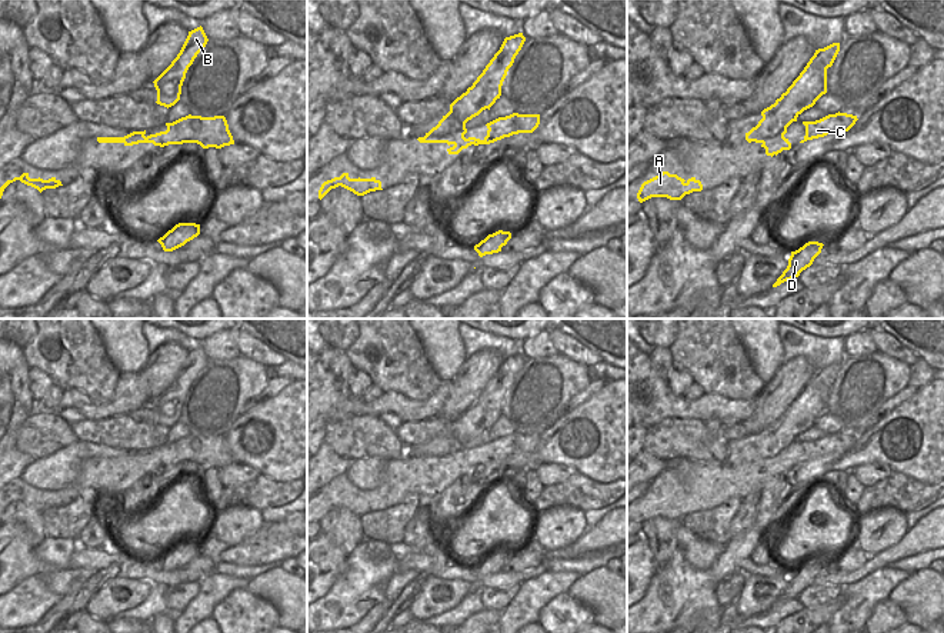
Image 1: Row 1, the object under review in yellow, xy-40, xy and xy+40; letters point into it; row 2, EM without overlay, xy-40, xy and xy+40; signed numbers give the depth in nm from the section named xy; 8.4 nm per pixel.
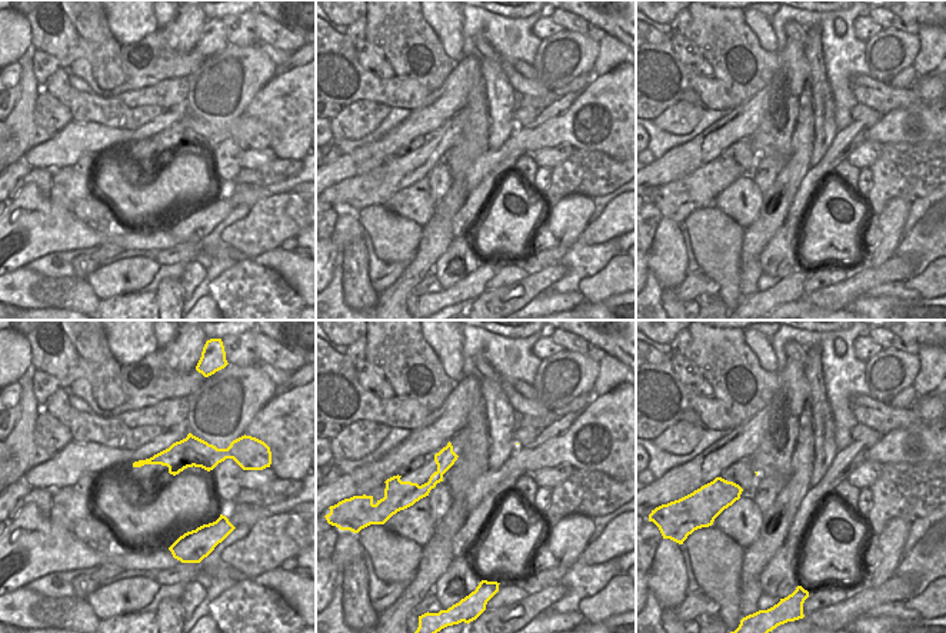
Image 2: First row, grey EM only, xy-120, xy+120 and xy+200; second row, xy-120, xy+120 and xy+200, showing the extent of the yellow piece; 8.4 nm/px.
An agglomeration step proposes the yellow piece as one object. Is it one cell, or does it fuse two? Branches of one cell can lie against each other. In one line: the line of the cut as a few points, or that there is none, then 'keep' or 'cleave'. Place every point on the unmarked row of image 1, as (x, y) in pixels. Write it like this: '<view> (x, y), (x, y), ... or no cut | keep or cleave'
xy (464, 447), (443, 456), (424, 456) | cleave

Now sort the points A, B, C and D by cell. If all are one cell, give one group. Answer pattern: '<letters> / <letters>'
A B / C D

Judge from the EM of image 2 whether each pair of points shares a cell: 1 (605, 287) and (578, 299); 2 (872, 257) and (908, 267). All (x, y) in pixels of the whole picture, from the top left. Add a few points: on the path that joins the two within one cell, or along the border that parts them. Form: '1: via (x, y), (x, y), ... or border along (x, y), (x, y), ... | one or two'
1: border along (578, 290), (585, 300) | two
2: border along (895, 255), (878, 266), (868, 266), (865, 263) | two

